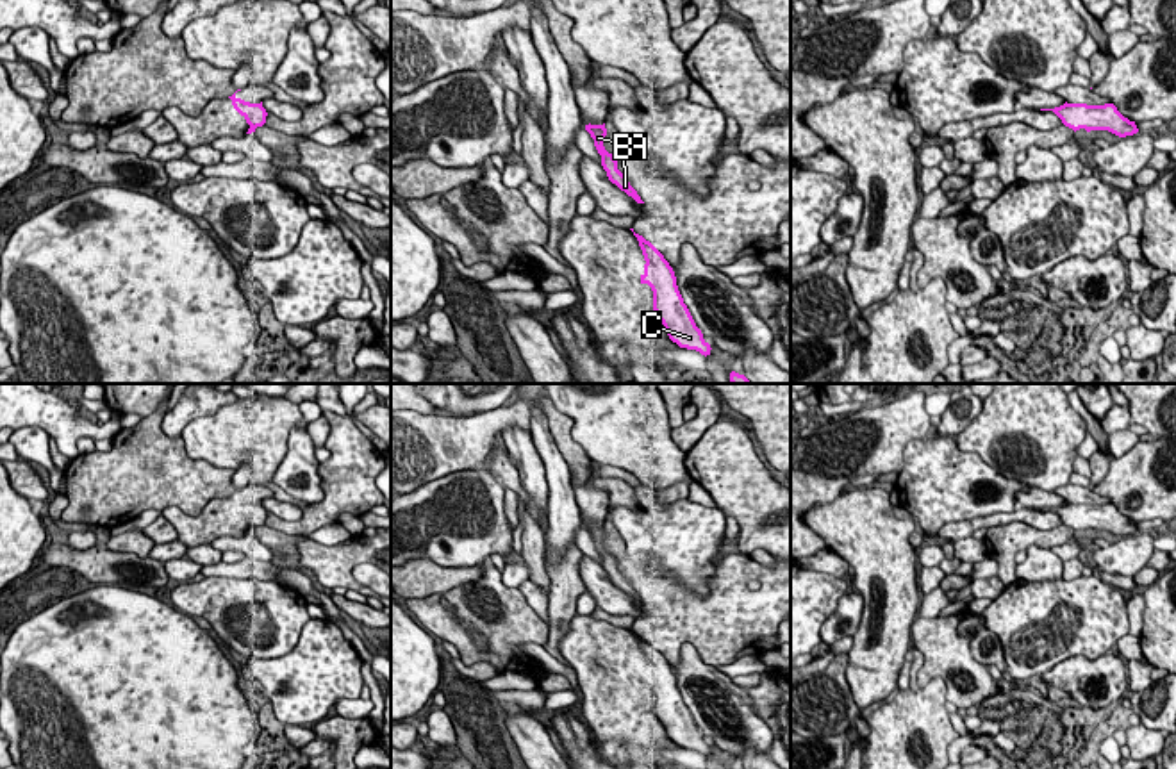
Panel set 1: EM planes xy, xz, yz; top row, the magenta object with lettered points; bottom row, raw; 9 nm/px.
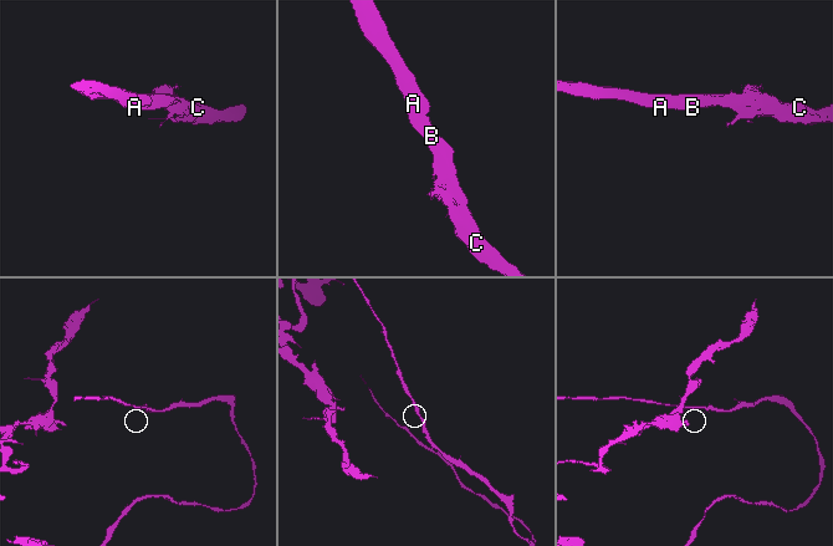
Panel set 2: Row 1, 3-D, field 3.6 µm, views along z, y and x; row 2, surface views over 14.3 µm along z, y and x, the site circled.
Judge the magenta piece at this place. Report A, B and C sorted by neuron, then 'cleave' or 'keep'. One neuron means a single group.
A B C | keep

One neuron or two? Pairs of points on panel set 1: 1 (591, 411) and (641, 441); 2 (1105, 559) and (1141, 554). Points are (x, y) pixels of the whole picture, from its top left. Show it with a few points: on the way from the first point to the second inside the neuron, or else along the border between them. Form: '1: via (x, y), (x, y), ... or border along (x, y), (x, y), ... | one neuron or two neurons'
1: via (604, 411), (611, 411), (629, 429) | one neuron
2: via (1114, 559), (1132, 554) | one neuron

